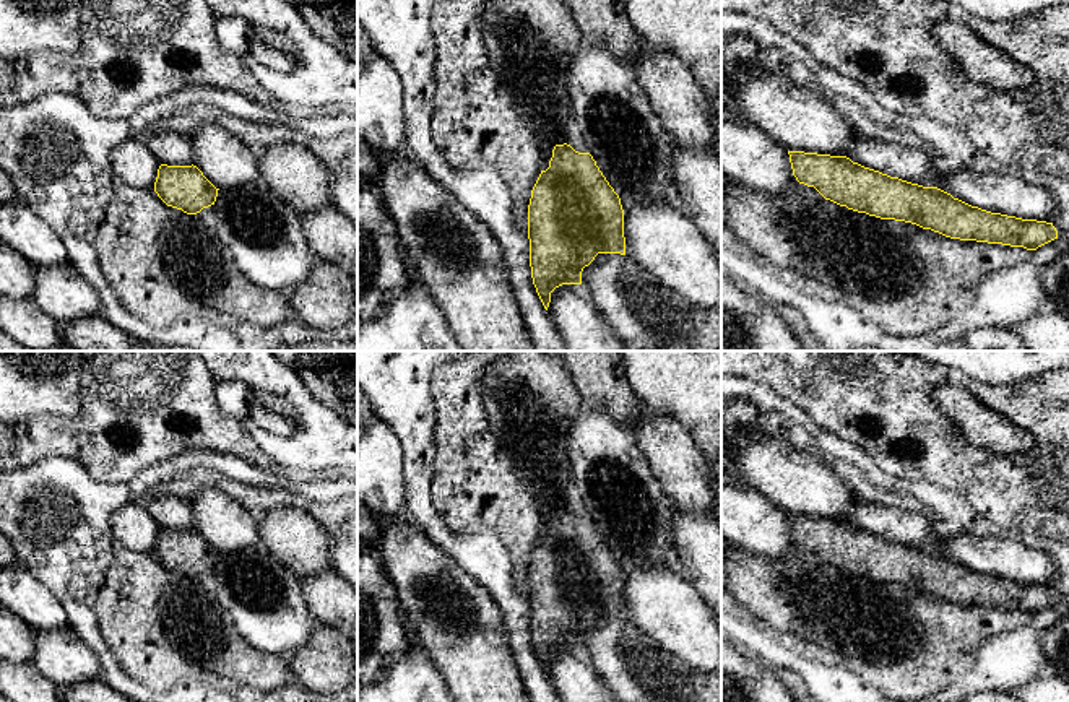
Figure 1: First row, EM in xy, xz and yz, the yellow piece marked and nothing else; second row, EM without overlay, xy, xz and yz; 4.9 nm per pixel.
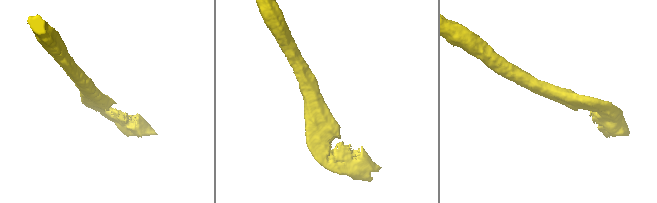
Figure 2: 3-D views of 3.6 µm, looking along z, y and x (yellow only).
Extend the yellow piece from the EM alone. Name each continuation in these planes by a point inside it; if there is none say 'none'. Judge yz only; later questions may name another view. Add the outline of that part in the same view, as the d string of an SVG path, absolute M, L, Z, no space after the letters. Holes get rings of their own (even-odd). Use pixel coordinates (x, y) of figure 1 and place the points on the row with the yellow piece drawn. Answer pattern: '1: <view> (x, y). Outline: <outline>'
none

